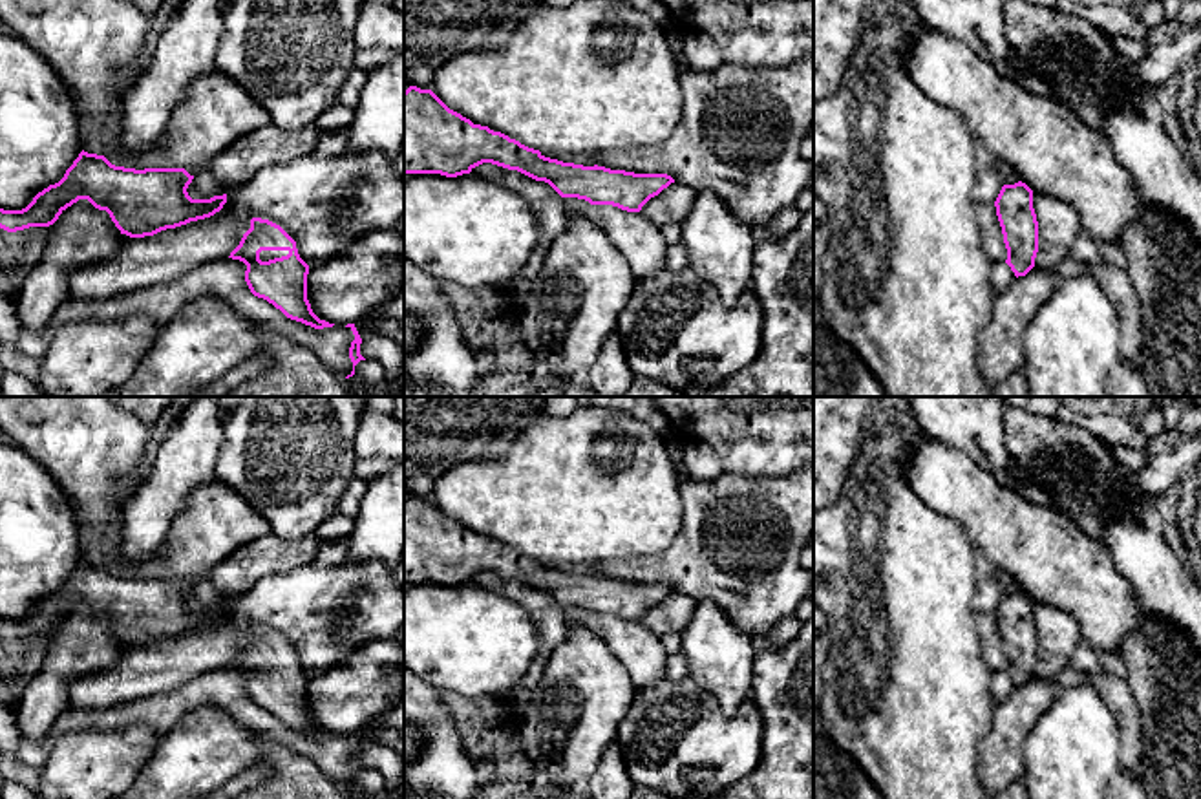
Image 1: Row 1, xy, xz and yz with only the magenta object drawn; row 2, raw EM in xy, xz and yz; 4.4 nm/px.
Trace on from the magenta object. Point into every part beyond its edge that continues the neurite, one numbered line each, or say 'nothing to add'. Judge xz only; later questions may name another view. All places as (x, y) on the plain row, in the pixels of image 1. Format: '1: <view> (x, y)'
nothing to add

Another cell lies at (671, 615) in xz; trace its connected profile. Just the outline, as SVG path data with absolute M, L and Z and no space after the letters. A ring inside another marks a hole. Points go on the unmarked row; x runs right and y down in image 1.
M671 592L658 605L651 607L643 616L642 623L664 638L673 633L682 633L691 620L696 603L680 592Z

